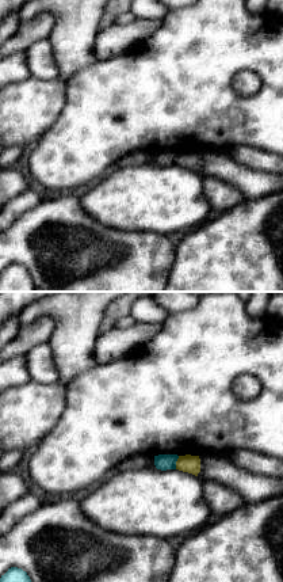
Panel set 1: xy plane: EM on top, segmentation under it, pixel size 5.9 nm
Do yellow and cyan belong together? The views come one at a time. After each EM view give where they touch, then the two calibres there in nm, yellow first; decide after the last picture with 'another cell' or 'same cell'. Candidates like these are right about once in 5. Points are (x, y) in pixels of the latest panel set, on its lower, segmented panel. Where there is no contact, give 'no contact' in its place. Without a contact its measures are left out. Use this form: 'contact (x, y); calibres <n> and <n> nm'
contact (176, 463); calibres 110 and 100 nm

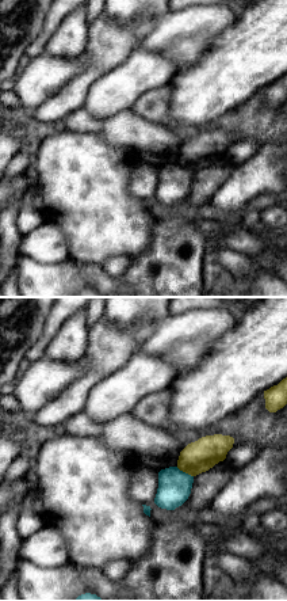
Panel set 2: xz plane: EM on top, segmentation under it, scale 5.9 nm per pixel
contact (184, 471); calibres 190 and 190 nm

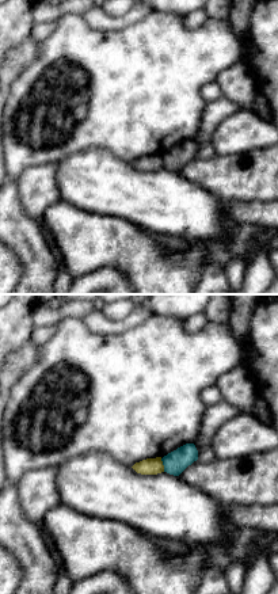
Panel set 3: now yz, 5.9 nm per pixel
contact (163, 465); calibres 100 and 140 nm

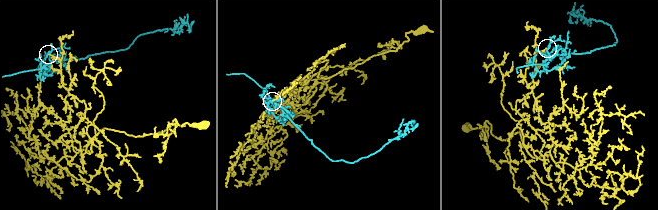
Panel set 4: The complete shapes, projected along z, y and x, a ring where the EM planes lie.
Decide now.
another cell

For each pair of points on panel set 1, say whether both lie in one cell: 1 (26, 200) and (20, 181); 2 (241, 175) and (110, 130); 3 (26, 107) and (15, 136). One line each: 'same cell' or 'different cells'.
1: different cells
2: different cells
3: same cell

